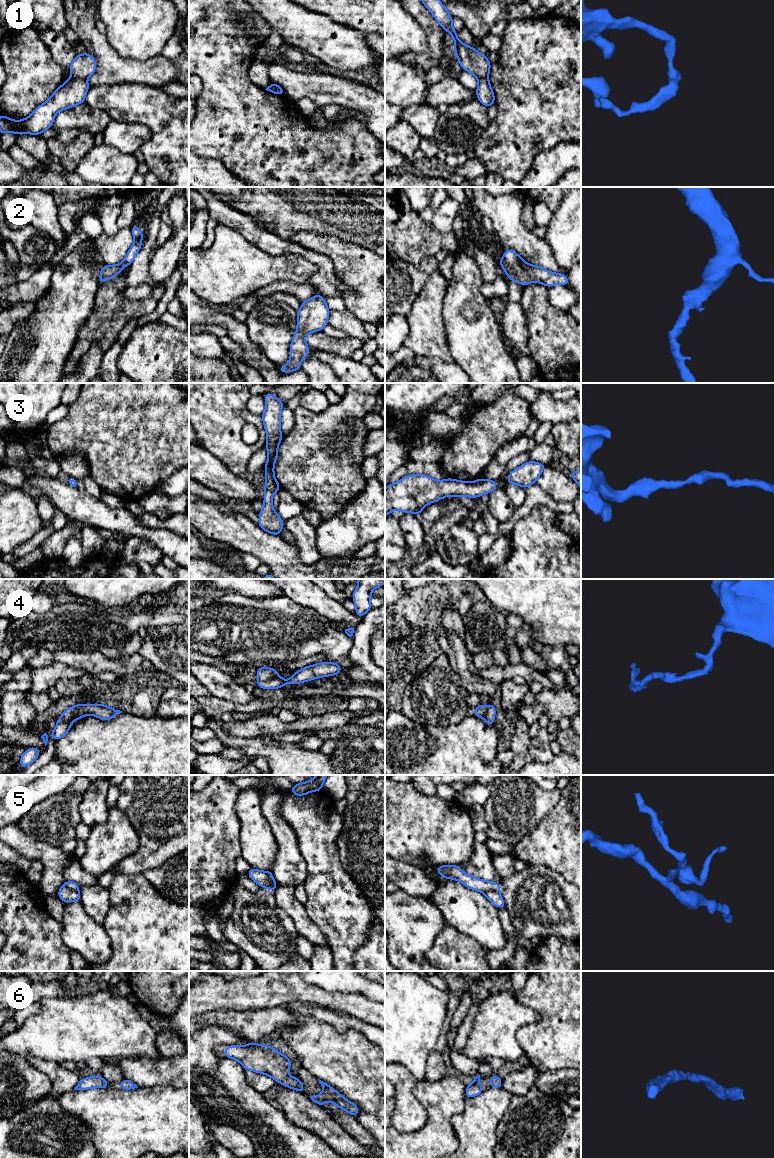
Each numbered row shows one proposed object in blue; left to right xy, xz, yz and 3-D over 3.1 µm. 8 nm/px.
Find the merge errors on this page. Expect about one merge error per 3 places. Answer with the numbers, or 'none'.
1, 4, 5

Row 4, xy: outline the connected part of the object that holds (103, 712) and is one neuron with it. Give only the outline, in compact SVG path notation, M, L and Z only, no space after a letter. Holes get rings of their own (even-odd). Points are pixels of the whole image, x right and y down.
M86 704L80 705L74 715L69 721L66 721L63 716L60 716L57 720L57 724L52 731L52 738L57 741L64 737L69 731L72 723L81 719L86 715L94 715L99 719L104 721L111 720L117 714L122 713L122 711L108 707L106 704L97 705L97 704Z

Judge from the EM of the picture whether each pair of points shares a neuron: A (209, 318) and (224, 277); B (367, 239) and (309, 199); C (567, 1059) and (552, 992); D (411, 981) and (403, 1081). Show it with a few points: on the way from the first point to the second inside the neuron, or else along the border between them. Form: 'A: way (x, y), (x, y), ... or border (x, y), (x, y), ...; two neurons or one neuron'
A: border (199, 296), (208, 302); two neurons
B: way (353, 225), (342, 215), (323, 210); one neuron
C: way (567, 1042), (567, 1009); one neuron
D: border (395, 1062), (401, 1063), (417, 1081); two neurons

